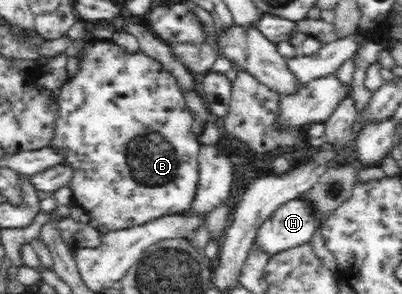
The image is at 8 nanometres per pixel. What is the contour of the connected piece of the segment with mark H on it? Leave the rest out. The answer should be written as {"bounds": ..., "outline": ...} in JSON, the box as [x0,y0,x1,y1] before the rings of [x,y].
{"bounds":[253,198,320,256],"outline":[[[299,198],[290,200],[275,209],[260,225],[253,247],[271,256],[305,244],[320,227],[309,203]]]}

